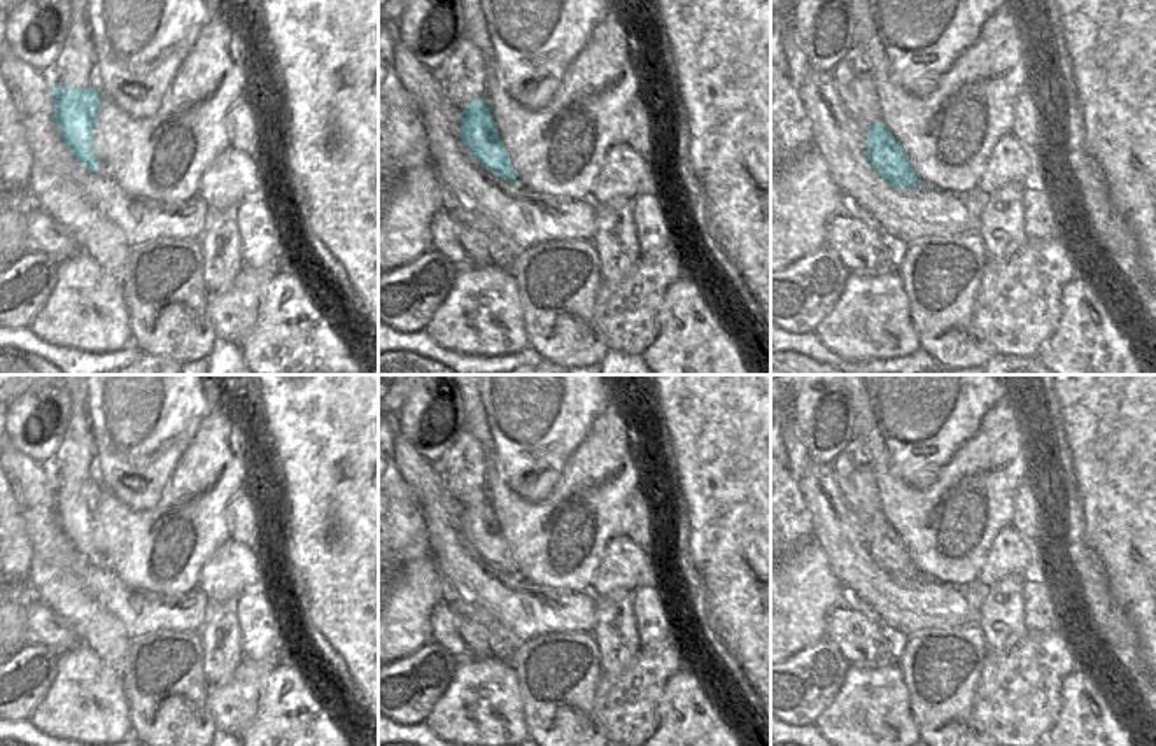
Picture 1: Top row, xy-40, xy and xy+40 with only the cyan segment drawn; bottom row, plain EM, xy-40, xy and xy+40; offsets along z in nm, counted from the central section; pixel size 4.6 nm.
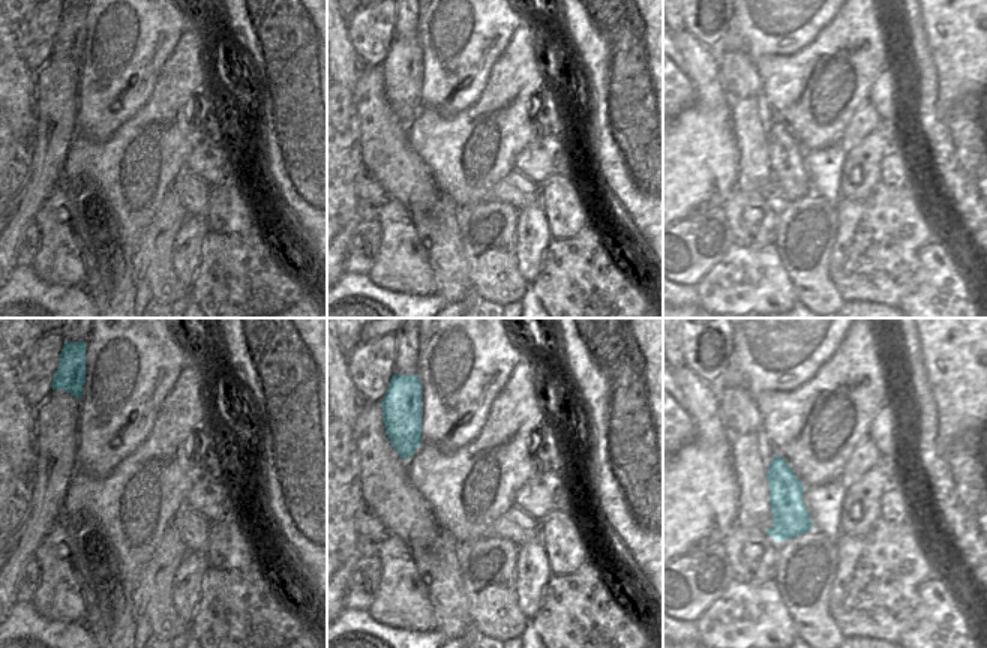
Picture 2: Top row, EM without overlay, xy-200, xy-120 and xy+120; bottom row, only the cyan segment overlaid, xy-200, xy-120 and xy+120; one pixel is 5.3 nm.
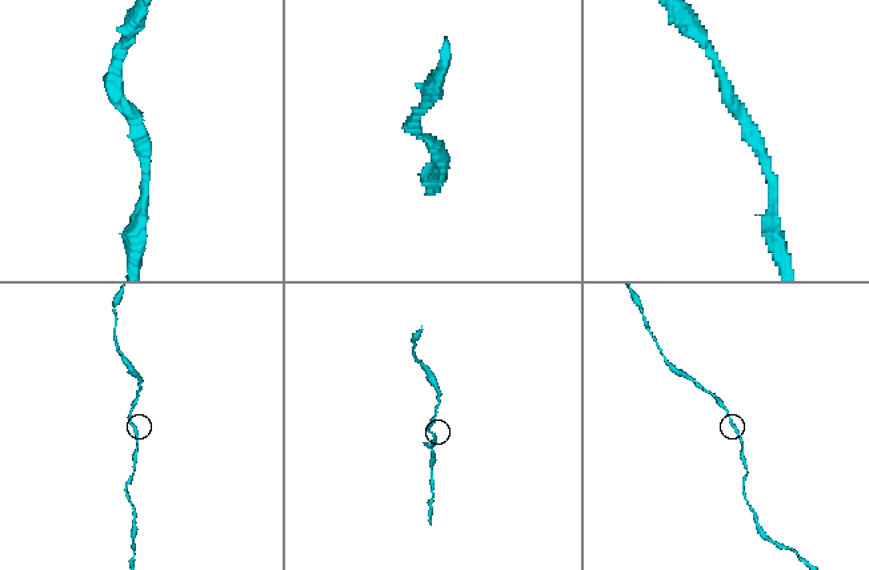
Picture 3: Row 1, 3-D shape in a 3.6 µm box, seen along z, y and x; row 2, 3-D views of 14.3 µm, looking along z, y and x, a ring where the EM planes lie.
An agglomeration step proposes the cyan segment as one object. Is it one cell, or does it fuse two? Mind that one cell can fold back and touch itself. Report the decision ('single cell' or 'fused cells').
single cell

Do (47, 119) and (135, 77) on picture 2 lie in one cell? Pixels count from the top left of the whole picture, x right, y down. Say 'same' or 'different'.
different

